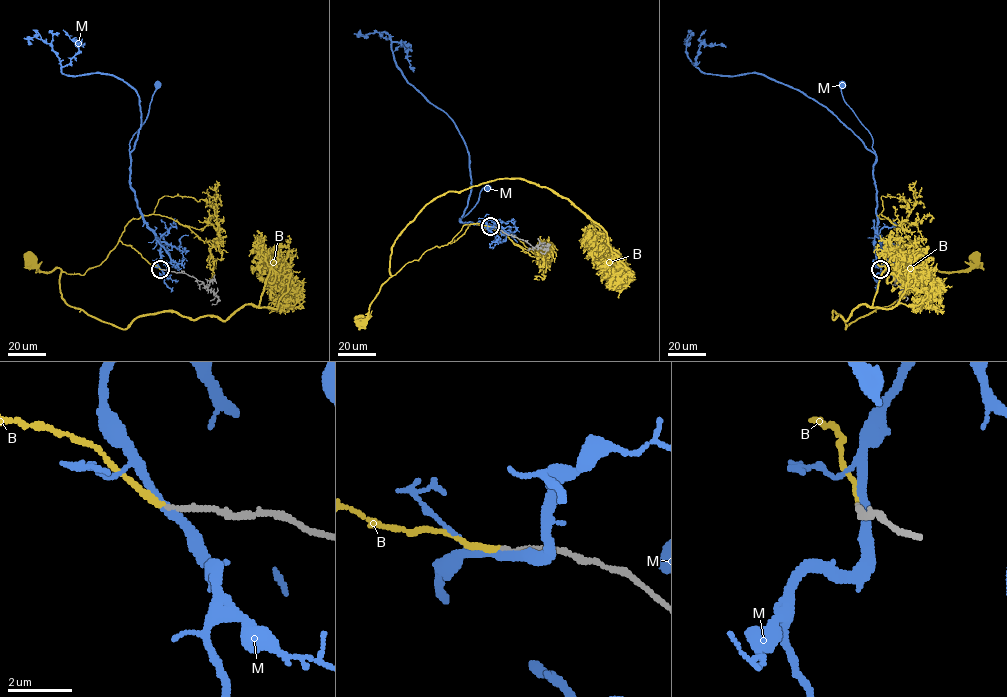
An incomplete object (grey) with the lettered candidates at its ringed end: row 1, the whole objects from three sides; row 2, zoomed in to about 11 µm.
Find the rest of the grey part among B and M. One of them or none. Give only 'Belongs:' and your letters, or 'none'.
Belongs: B

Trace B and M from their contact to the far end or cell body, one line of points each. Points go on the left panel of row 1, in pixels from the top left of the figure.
B: (160, 269), (120, 241), (99, 265), (81, 275), (68, 274), (58, 268), (42, 272), (33, 258)
M: (161, 269), (157, 264), (160, 241), (139, 211), (130, 186), (129, 151), (130, 140), (145, 121), (158, 84)

